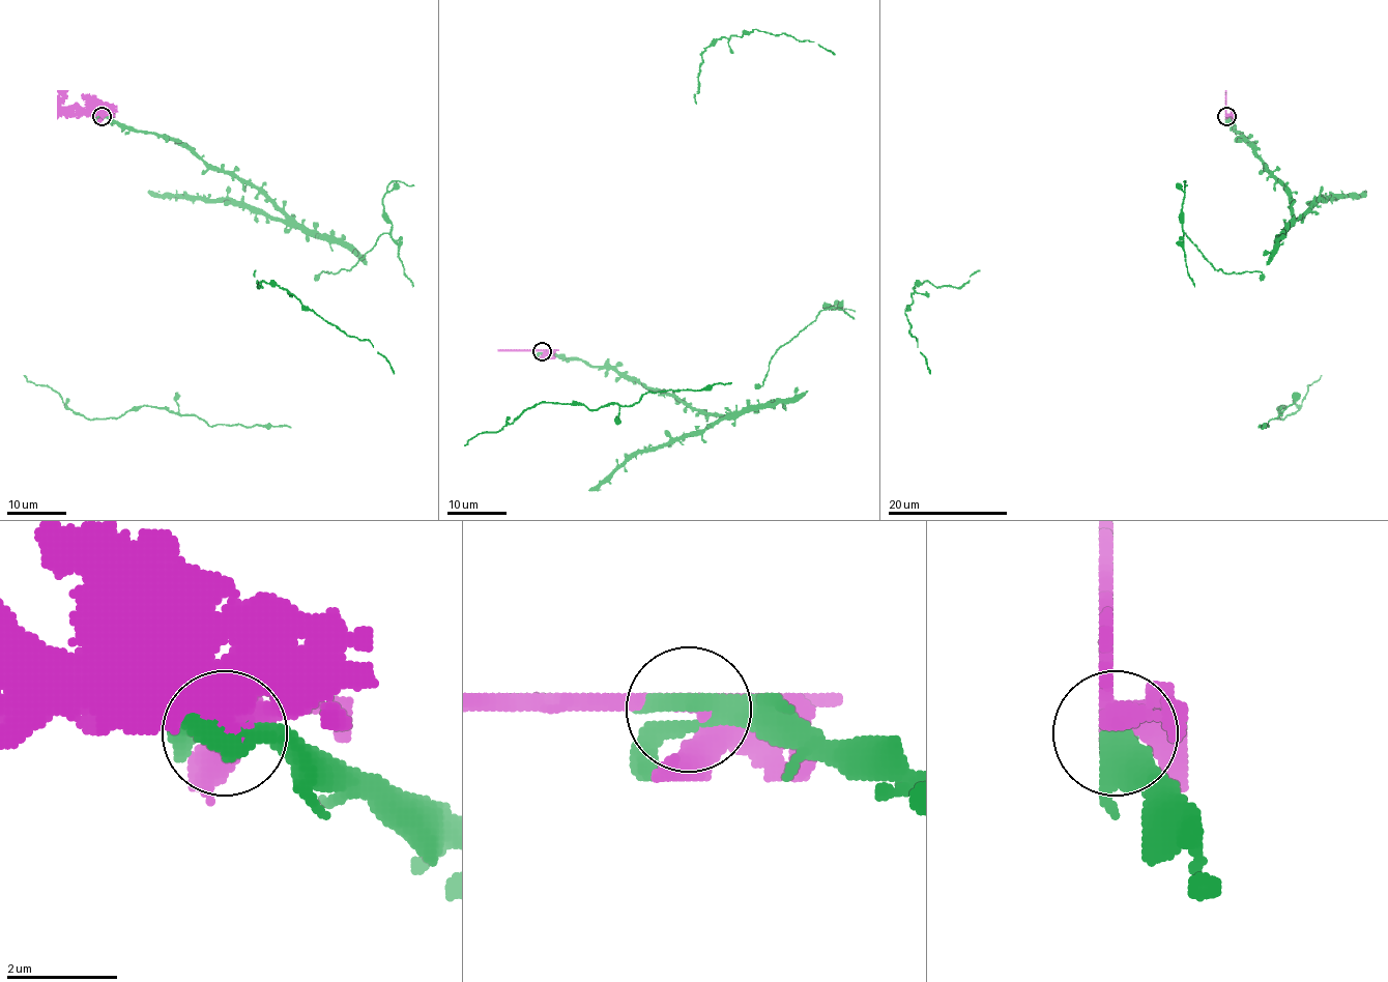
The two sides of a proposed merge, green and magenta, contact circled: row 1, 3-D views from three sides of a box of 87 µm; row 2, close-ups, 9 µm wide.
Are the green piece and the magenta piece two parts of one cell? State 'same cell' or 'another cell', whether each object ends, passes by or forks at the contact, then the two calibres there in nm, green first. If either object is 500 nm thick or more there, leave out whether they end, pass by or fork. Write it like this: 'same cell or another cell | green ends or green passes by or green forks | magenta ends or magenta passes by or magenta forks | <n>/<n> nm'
another cell | green passes by | magenta passes by | 380/480 nm

